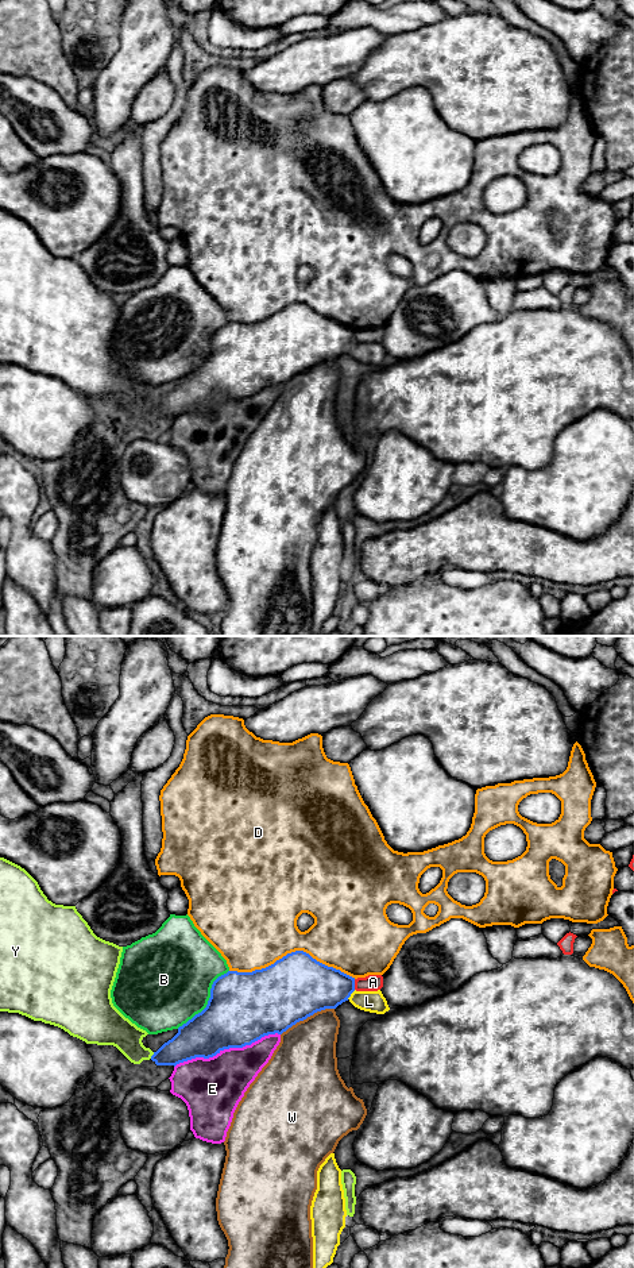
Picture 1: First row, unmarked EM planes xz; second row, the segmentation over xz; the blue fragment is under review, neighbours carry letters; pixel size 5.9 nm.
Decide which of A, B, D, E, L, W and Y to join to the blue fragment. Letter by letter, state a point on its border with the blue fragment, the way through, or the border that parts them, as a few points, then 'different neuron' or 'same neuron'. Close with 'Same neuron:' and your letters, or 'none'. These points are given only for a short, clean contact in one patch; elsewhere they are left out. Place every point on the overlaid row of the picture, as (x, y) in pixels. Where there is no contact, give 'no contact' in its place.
A: contact xz (354, 985); border xz (354, 979), (355, 989); different neuron
B: contact xz (208, 1001); different neuron
D: contact xz (293, 952); different neuron
E: contact xz (227, 1048); different neuron
L: contact xz (351, 993); different neuron
W: contact xz (306, 1017); different neuron
Y: contact xz (153, 1055); different neuron
Same neuron: none

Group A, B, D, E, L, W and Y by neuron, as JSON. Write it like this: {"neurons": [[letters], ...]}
{"neurons": [["A", "B"], ["D"], ["E"], ["L"], ["W"], ["Y"]]}

